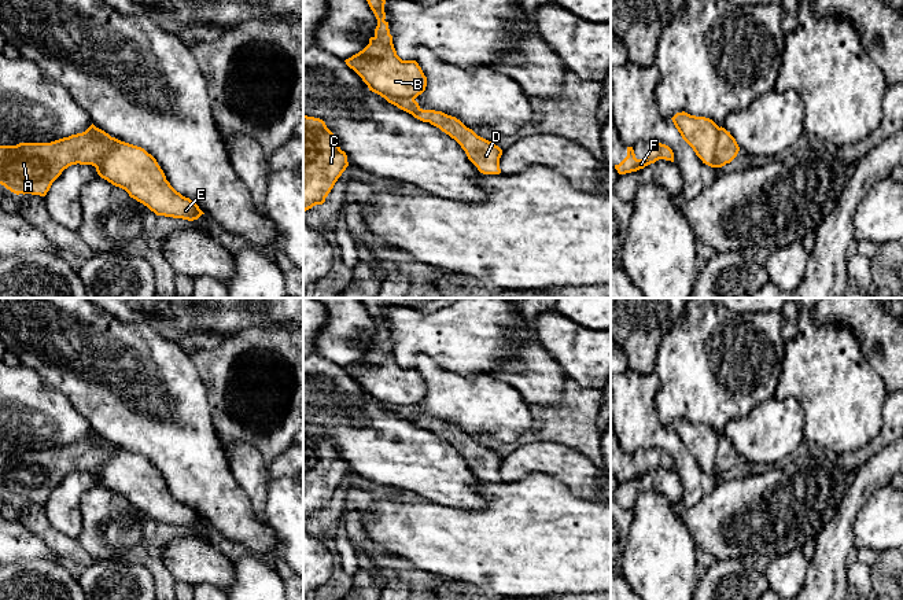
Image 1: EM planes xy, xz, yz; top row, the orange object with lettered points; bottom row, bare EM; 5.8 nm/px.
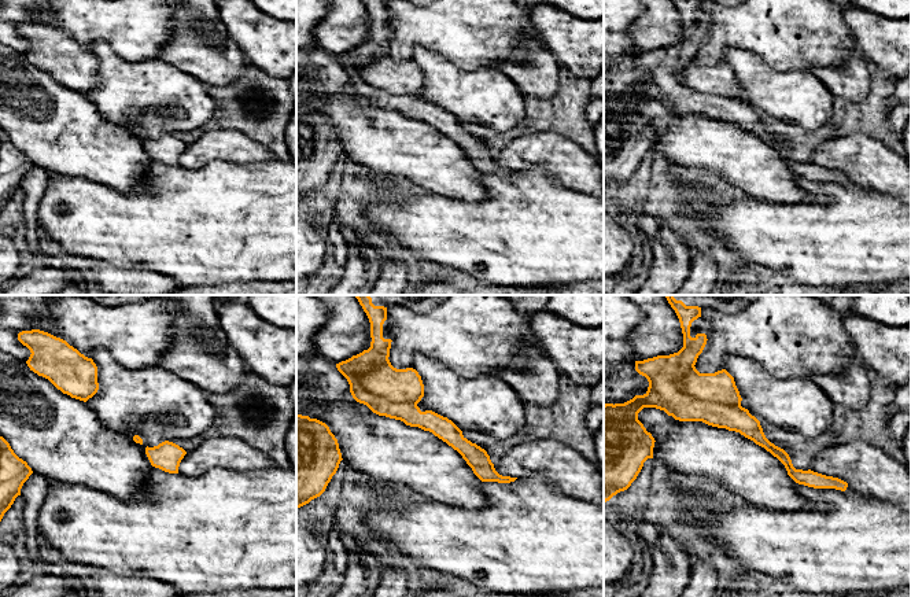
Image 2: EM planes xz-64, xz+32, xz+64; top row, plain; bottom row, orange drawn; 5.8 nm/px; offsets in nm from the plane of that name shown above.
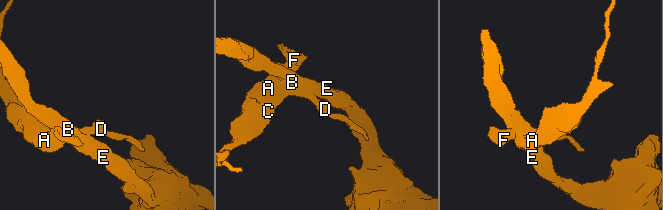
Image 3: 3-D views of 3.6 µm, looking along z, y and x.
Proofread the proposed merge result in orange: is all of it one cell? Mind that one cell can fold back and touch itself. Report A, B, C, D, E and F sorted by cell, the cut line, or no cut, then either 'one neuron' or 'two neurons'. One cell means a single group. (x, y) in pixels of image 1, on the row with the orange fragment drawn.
A C D F / B E | xz (368, 85), (390, 96), (408, 96), (413, 99) | two neurons

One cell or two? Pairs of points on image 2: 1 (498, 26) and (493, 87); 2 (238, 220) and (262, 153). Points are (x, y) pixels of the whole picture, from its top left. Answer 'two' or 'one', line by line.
1: two
2: two

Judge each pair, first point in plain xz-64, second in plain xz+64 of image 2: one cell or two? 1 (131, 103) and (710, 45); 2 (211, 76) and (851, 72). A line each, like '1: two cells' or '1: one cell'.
1: two cells
2: one cell

